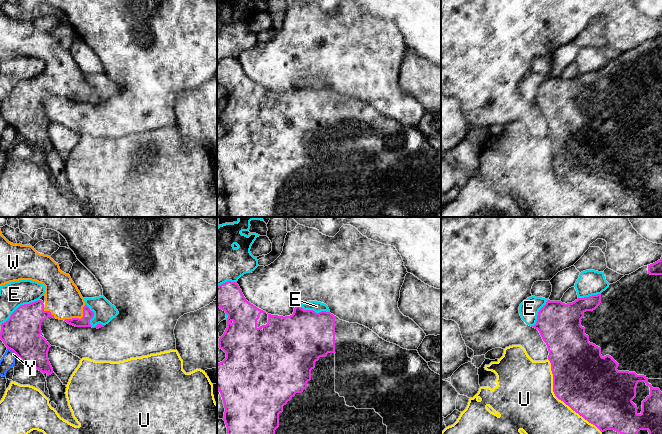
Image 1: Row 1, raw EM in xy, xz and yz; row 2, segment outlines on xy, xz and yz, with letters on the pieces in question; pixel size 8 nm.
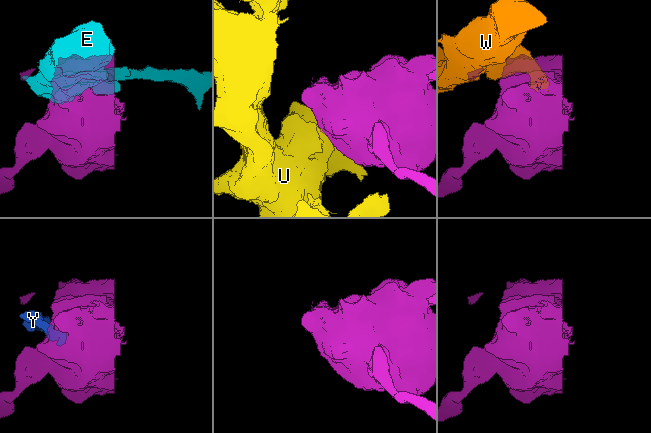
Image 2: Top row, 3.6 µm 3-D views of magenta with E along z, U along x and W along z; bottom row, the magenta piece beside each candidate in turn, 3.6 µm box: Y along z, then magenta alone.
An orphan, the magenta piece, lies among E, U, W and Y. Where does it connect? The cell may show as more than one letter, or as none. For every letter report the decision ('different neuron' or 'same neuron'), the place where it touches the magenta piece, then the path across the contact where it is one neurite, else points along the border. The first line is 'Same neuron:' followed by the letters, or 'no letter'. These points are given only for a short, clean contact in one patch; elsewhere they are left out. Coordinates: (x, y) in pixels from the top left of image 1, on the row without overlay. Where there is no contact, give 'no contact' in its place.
Same neuron: W
E: different neuron; contact xy (19, 82)
U: different neuron; contact yz (560, 175)
W: same neuron; contact xy (78, 94); way xy (87, 89), (78, 94), (63, 75)
Y: different neuron; contact xy (12, 126)

